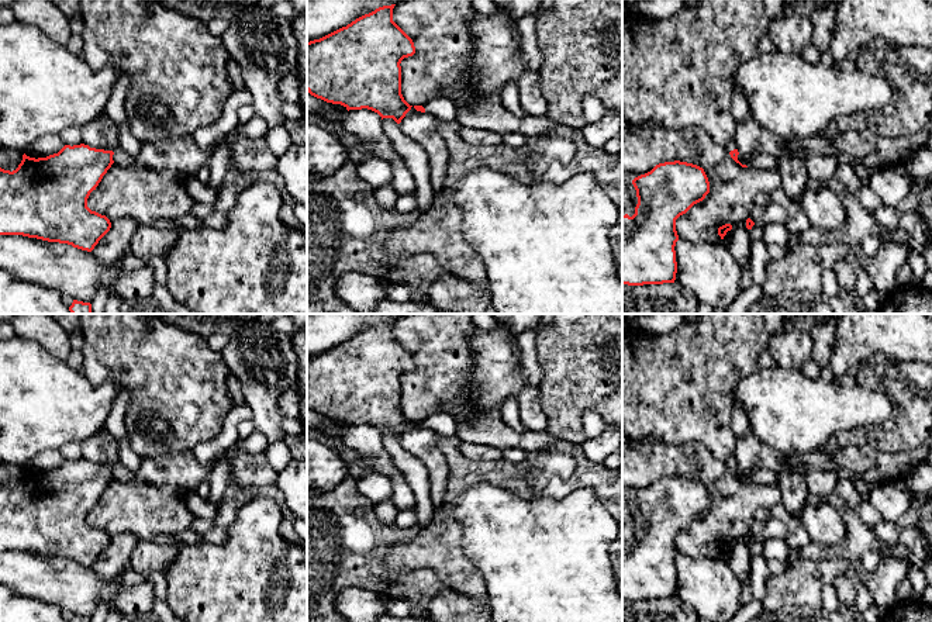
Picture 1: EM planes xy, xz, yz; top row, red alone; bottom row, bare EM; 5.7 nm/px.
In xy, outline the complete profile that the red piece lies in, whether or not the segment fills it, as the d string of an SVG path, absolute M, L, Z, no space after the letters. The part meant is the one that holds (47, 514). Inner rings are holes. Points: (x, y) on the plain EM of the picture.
M84 459L65 460L46 473L35 474L24 469L13 487L0 483L0 550L23 550L92 567L110 546L111 538L92 526L87 514L114 478L113 470L113 466Z

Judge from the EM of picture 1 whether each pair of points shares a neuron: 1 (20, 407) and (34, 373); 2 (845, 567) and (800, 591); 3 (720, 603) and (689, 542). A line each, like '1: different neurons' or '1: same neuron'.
1: same neuron
2: same neuron
3: different neurons

